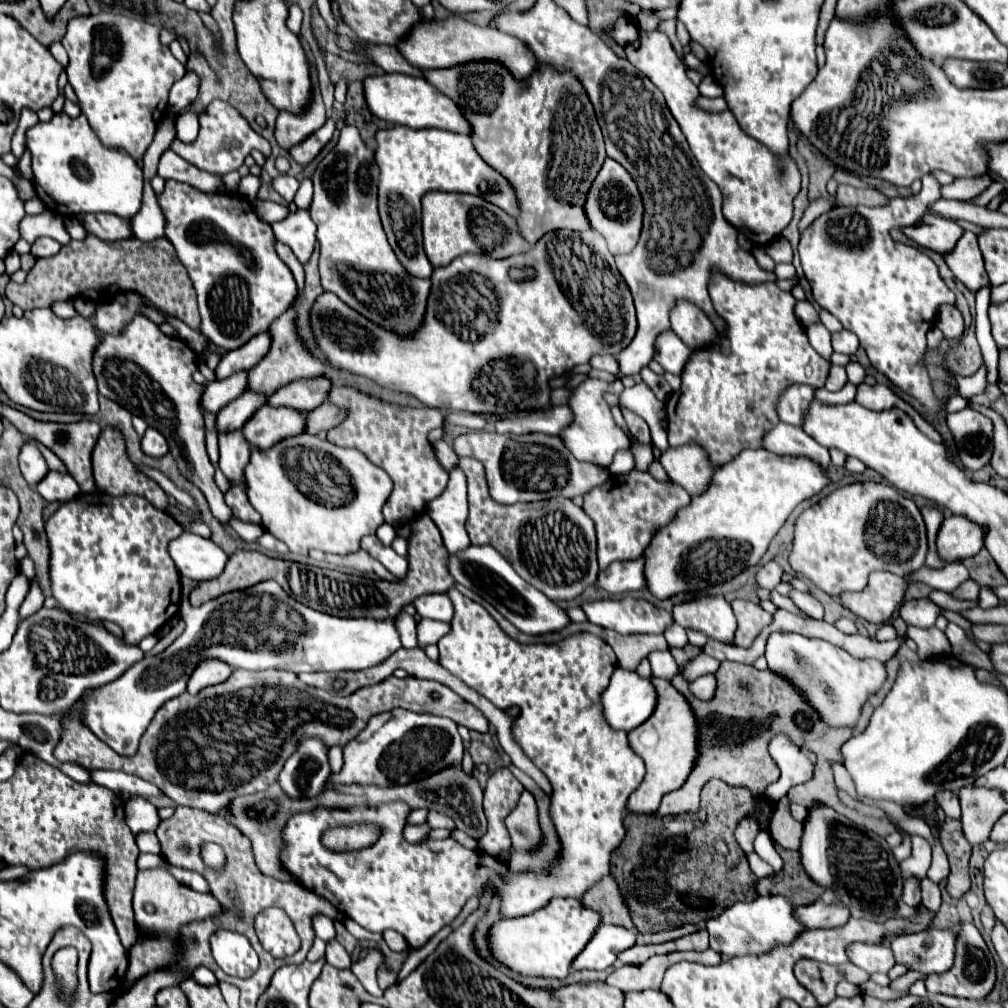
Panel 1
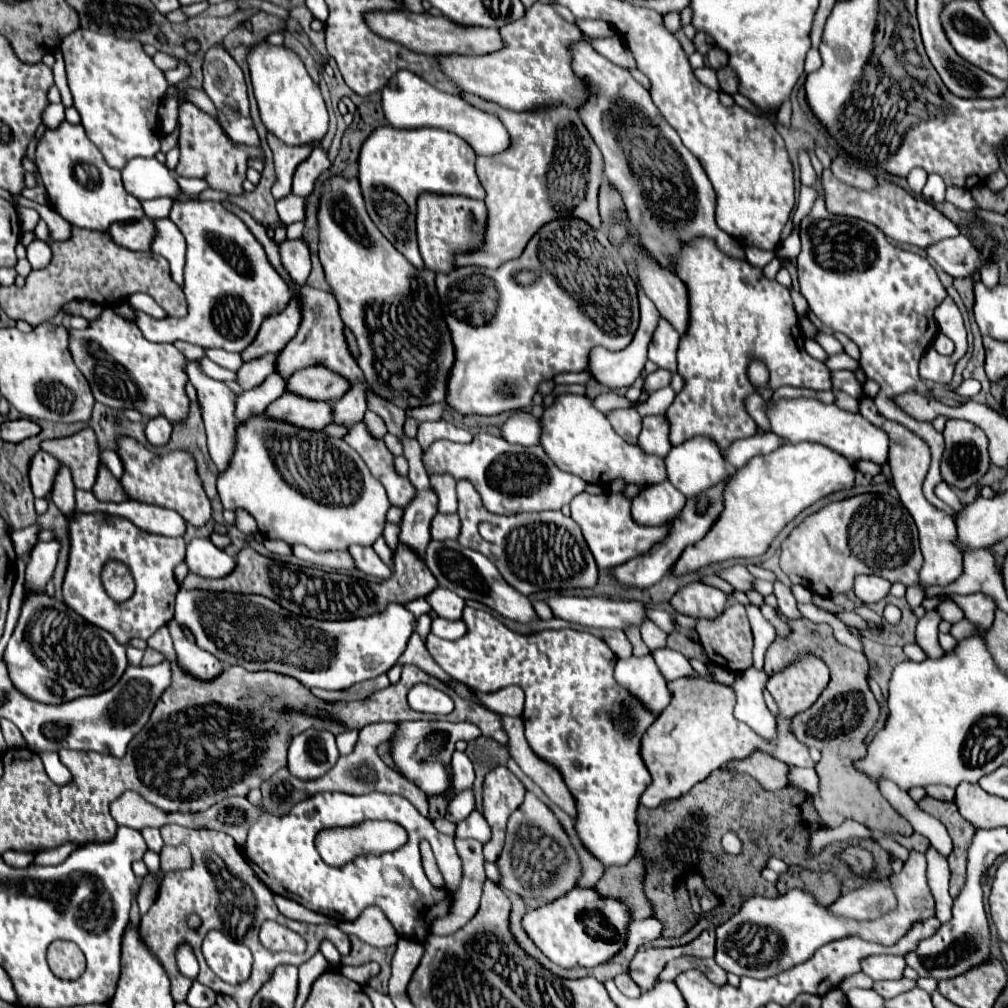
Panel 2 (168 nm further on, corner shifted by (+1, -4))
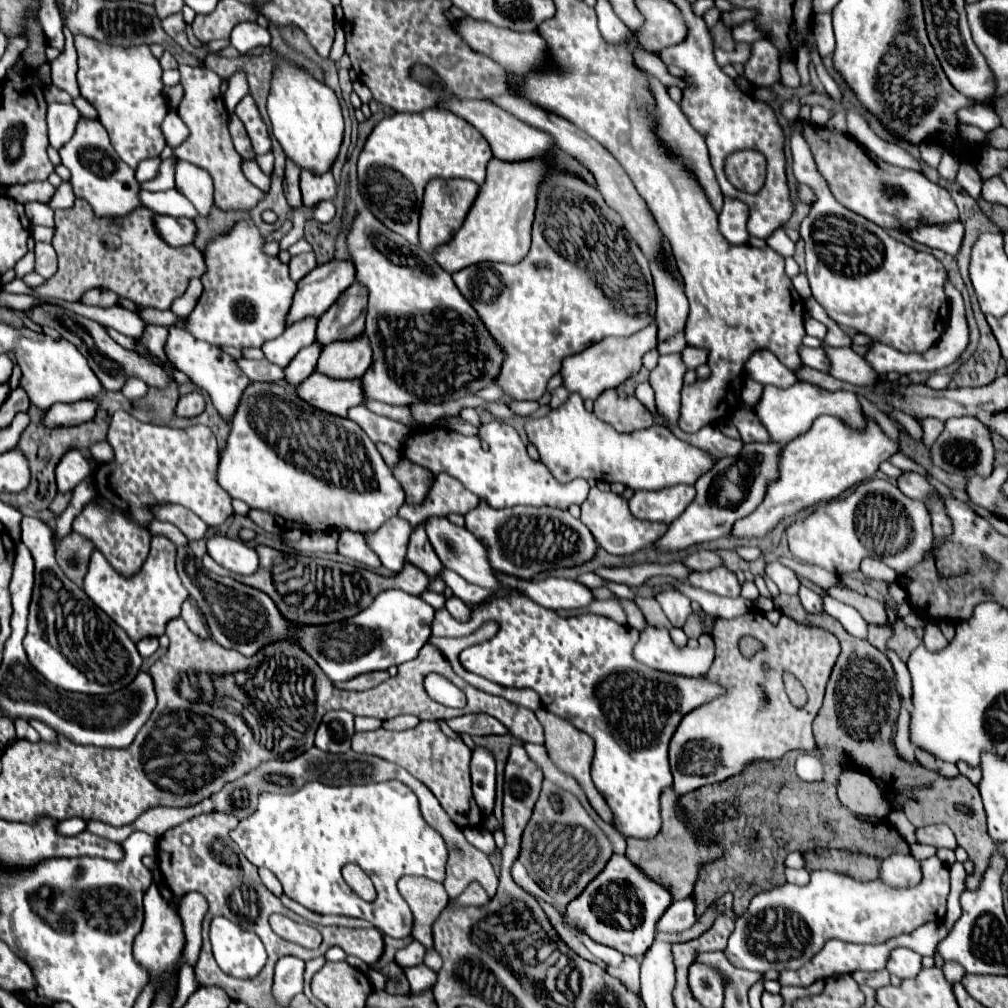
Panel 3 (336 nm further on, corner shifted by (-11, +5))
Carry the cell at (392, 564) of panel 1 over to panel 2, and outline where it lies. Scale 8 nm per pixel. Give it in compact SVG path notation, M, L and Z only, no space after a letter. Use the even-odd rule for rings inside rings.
M354 545L354 547L350 547L348 553L352 555L356 569L360 569L362 573L374 575L374 577L380 577L380 579L388 579L390 577L392 569L380 561L380 557L374 553L372 547Z

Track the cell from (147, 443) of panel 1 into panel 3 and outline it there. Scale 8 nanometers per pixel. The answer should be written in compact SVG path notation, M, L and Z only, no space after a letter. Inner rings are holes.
M192 392L192 394L188 394L188 396L184 396L184 398L178 400L174 412L180 418L194 418L202 410L204 410L204 398L198 392Z

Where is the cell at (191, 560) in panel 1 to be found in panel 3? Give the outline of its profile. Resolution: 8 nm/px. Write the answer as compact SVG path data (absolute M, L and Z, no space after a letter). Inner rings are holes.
M214 534L206 542L208 554L226 570L236 574L254 574L258 568L258 554L242 540L234 540L222 534Z

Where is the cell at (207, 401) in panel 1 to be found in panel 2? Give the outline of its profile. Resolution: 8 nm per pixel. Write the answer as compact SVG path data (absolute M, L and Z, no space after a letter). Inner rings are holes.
M266 353L258 359L246 361L238 371L238 383L242 389L254 389L258 387L268 375L274 373L274 359L278 359L278 353Z

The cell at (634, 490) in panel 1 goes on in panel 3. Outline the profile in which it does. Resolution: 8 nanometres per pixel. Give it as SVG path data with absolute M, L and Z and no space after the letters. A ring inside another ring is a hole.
M596 486L590 488L588 498L582 502L580 520L594 534L598 546L604 548L610 554L616 554L616 556L626 556L626 554L634 554L634 552L642 550L642 548L650 546L650 544L654 544L668 530L666 524L646 522L646 520L634 518L630 508L628 508L628 500L626 498L622 498L620 494L614 494L614 492L602 492Z

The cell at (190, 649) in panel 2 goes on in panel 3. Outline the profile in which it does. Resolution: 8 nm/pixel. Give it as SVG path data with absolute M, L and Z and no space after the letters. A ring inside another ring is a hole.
M186 600L184 604L182 604L182 614L180 614L182 618L184 618L184 622L188 624L188 628L196 634L196 636L200 636L200 638L210 638L210 632L208 632L208 628L204 626L204 620L202 620L202 616L200 616L200 612L198 612L198 608L196 608L196 604L192 602L192 600Z

